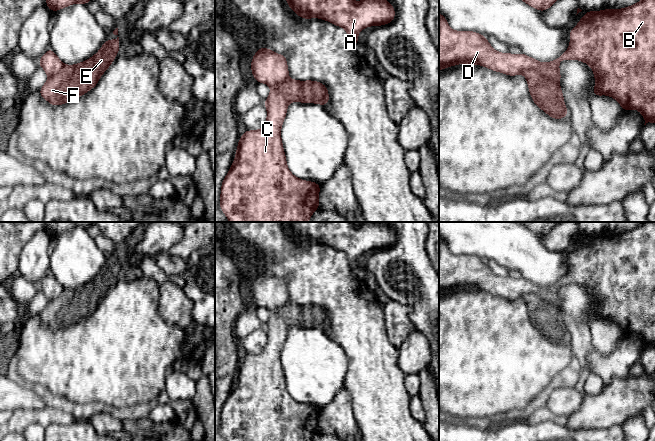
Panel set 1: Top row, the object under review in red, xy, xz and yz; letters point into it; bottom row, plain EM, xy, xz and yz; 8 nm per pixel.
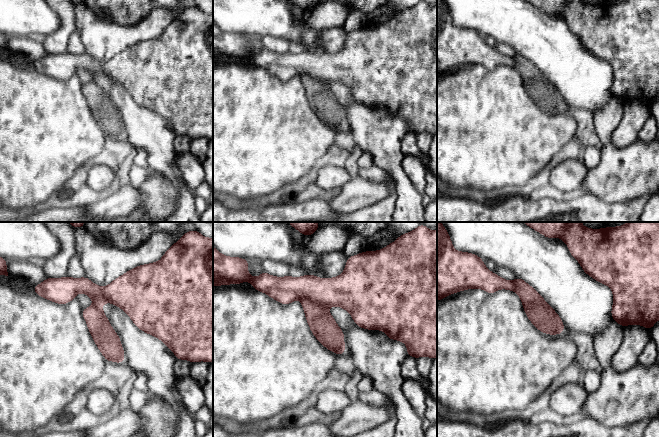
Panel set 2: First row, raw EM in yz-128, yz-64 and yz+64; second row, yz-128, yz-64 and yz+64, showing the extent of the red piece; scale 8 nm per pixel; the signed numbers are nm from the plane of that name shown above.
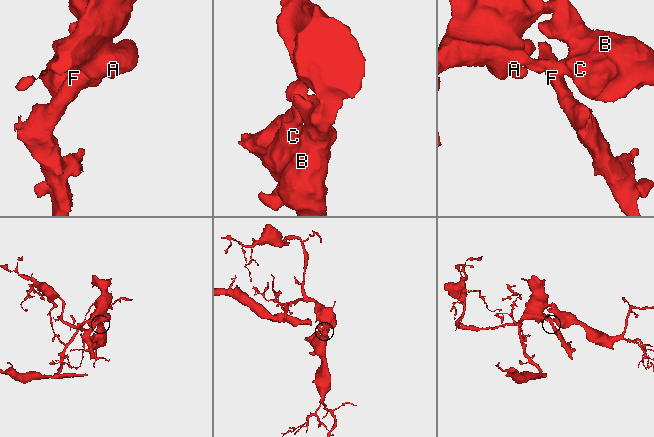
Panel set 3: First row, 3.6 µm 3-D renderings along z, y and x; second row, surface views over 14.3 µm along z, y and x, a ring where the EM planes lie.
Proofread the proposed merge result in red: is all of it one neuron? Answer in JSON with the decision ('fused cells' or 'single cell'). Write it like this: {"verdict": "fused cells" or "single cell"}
{"verdict": "fused cells"}

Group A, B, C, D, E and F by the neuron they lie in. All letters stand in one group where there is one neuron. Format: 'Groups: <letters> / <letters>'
Groups: A B C D / E F

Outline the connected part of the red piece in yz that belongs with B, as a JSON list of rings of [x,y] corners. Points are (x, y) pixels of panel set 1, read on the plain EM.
[[[644,222],[638,227],[633,228],[629,231],[622,233],[605,233],[602,235],[586,235],[583,242],[579,244],[579,247],[570,254],[570,268],[566,276],[555,284],[547,287],[541,287],[538,284],[531,282],[523,277],[520,278],[510,278],[510,277],[500,277],[497,276],[488,266],[487,262],[477,256],[473,255],[455,255],[451,253],[448,249],[447,243],[439,237],[439,294],[443,294],[447,291],[455,290],[457,288],[472,288],[472,289],[482,289],[496,296],[504,297],[508,300],[516,300],[523,297],[527,293],[533,293],[538,295],[543,301],[552,304],[559,308],[561,303],[561,297],[559,295],[559,286],[562,284],[575,283],[588,288],[593,294],[595,300],[595,312],[593,313],[594,320],[608,319],[616,323],[624,335],[636,333],[638,334],[644,342],[646,349],[648,346],[655,347],[655,222]]]

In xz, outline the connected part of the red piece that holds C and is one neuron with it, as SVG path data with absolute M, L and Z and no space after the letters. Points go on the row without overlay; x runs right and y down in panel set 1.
M259 272L250 287L252 299L258 307L270 310L269 321L264 325L267 344L260 354L245 354L240 361L235 383L221 409L220 433L226 441L311 441L319 432L320 409L296 402L288 393L281 364L281 351L287 338L288 326L282 316L282 309L288 303L288 289L285 279L274 277L269 272Z

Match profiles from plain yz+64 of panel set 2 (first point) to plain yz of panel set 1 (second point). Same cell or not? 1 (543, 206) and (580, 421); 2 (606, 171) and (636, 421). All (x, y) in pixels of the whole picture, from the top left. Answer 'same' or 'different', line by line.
1: different
2: different

